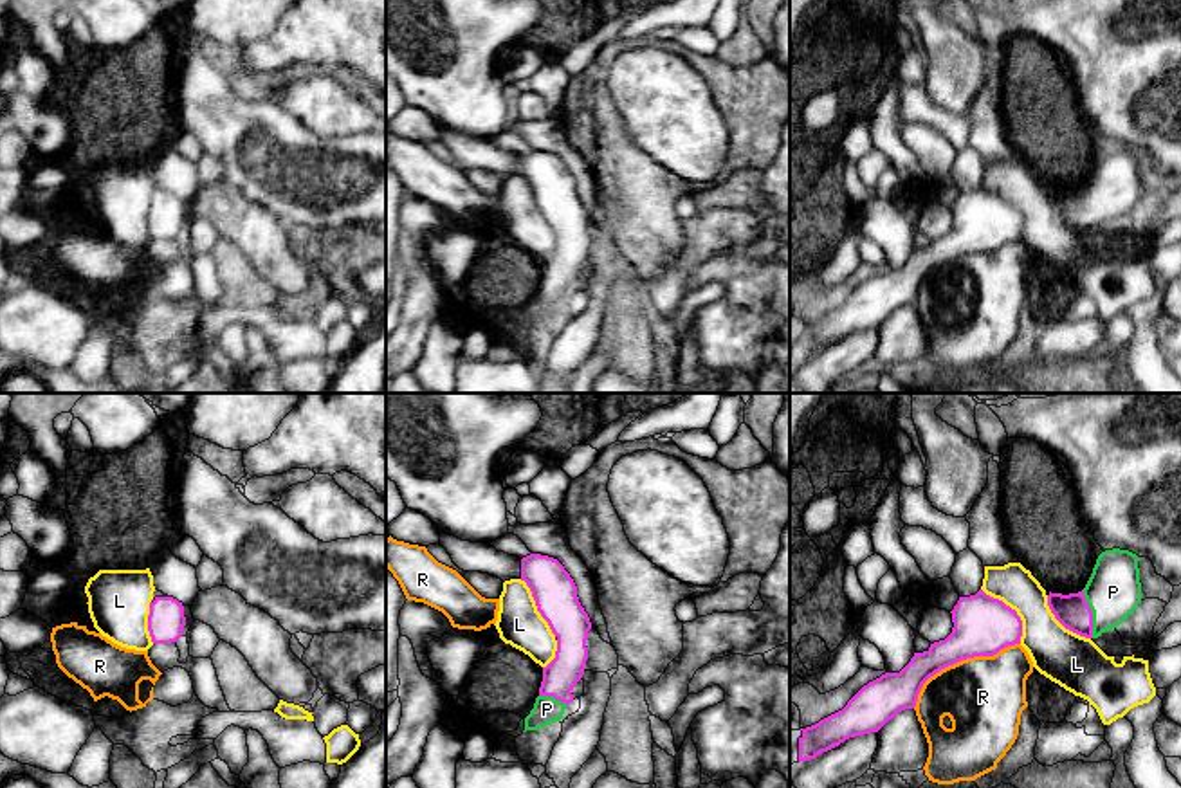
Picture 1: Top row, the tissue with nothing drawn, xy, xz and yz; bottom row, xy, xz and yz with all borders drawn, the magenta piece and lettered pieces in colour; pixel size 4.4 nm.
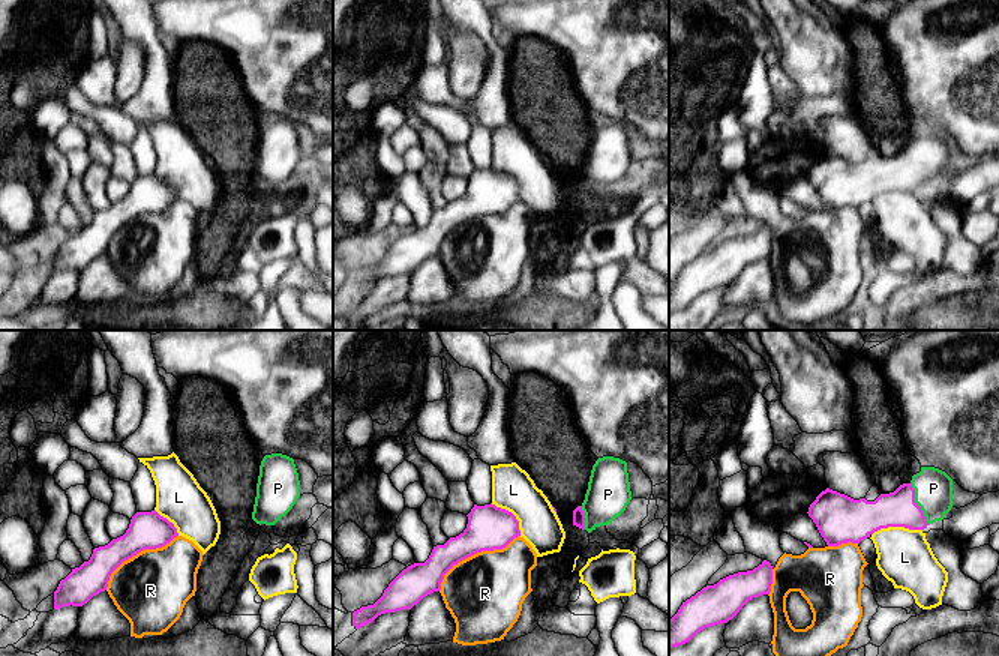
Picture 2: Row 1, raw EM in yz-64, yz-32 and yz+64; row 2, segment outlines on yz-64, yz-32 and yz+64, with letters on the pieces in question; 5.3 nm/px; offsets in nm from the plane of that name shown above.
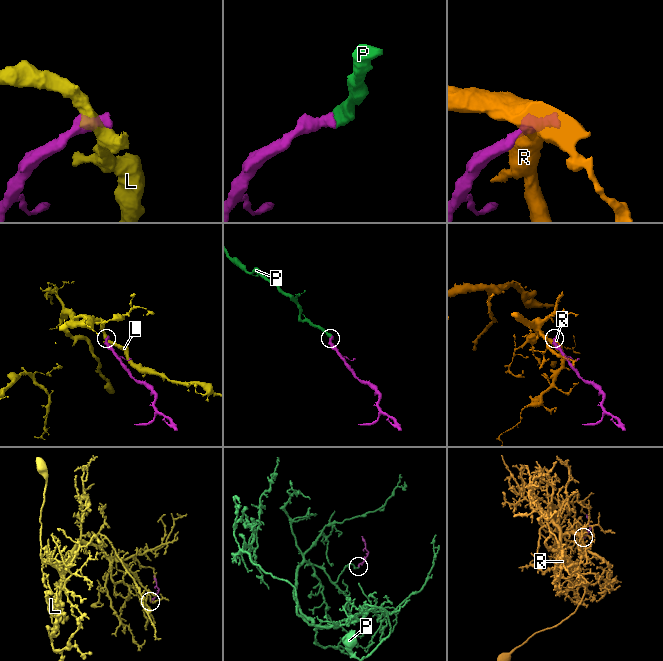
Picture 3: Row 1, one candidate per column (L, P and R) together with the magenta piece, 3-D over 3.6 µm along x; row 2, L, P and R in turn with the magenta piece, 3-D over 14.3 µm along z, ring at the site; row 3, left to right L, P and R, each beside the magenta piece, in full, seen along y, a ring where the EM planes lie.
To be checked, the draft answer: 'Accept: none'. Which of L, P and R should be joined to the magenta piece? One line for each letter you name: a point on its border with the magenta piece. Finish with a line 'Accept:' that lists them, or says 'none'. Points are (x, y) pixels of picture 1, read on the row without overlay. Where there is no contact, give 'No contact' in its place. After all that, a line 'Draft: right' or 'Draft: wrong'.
P: Touches magenta at yz (1091, 210)
Accept: P
Draft: wrong

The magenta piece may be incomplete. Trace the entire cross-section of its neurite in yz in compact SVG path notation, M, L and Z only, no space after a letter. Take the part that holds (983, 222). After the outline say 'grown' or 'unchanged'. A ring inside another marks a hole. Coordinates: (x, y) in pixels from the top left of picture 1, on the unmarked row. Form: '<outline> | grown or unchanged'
M983 186L959 193L950 209L954 224L945 236L914 249L900 269L885 269L864 281L842 307L801 325L799 359L815 355L849 334L878 328L898 308L914 305L923 279L941 265L1021 240L1022 216L1017 207Z | unchanged

